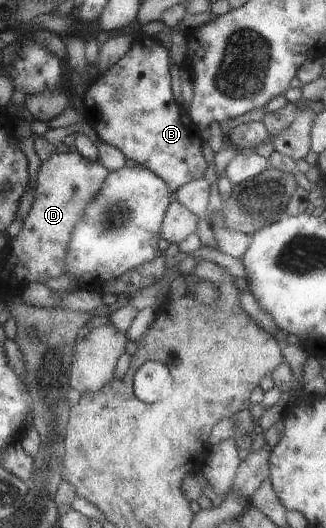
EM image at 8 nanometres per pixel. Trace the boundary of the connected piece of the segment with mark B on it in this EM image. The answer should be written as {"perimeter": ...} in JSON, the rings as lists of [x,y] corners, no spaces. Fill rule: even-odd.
{"perimeter":[[[141,32],[131,48],[106,73],[99,74],[85,91],[82,114],[99,139],[119,149],[127,160],[139,163],[157,175],[175,193],[192,180],[203,178],[208,168],[202,149],[201,127],[189,116],[181,102],[175,100],[171,89],[171,61],[168,50],[155,36]]]}

